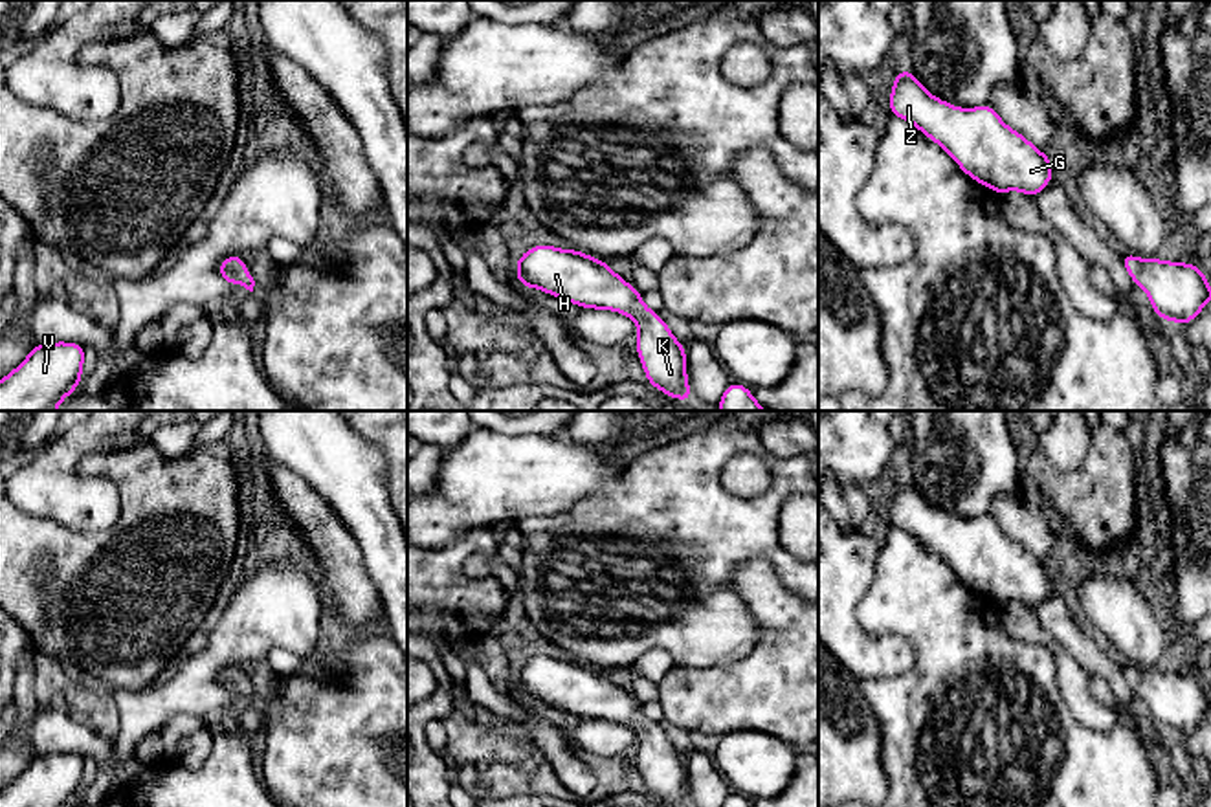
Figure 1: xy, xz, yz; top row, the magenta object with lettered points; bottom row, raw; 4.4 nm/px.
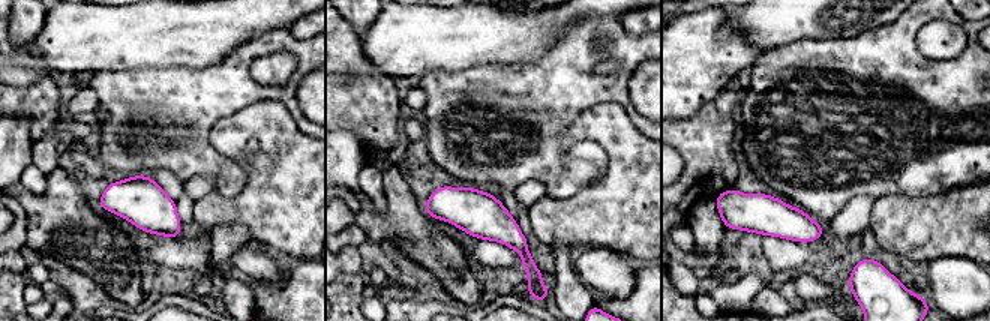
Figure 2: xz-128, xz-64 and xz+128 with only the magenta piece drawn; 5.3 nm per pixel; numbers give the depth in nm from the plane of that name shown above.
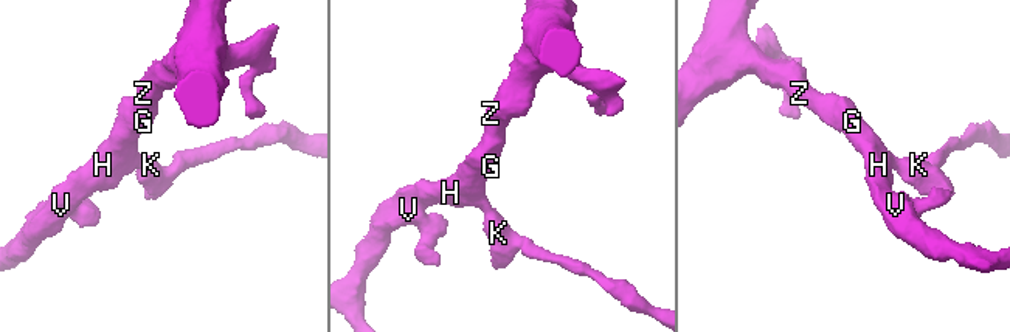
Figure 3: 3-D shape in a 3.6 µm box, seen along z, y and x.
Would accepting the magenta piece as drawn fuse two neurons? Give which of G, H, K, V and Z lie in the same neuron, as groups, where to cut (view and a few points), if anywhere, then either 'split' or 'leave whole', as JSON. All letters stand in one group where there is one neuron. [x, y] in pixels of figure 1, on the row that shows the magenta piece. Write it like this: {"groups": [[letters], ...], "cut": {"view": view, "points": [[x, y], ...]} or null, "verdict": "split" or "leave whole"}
{"groups": [["G", "H", "K", "V", "Z"]], "cut": null, "verdict": "leave whole"}

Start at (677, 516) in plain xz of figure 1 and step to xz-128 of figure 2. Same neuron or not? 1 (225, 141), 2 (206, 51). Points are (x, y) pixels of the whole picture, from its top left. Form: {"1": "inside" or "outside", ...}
{"1": "outside", "2": "outside"}

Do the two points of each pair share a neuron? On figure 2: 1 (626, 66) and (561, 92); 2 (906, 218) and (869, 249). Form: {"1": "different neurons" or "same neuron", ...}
{"1": "same neuron", "2": "different neurons"}

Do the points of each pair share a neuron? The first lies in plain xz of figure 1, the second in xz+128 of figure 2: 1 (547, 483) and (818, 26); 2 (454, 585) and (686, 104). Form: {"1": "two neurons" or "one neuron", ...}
{"1": "two neurons", "2": "two neurons"}

